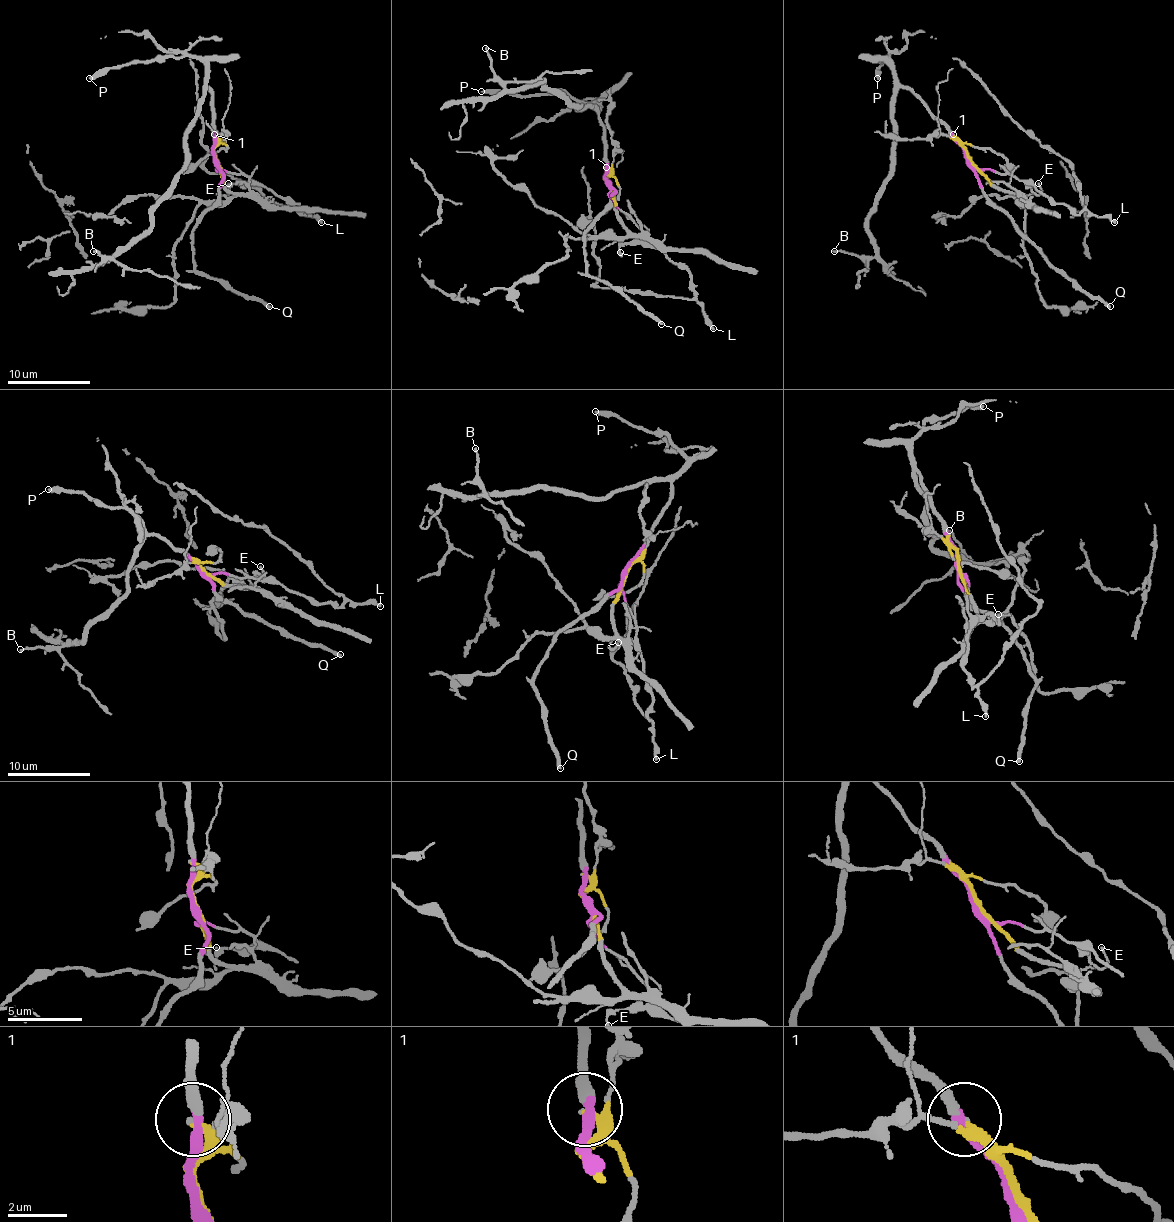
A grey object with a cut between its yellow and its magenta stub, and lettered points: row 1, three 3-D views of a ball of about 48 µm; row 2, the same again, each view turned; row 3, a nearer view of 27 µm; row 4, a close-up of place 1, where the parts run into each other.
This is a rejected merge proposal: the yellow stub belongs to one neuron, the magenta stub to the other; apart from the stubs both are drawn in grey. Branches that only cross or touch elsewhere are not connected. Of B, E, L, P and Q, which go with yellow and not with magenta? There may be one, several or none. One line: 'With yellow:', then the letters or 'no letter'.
With yellow: no letter

